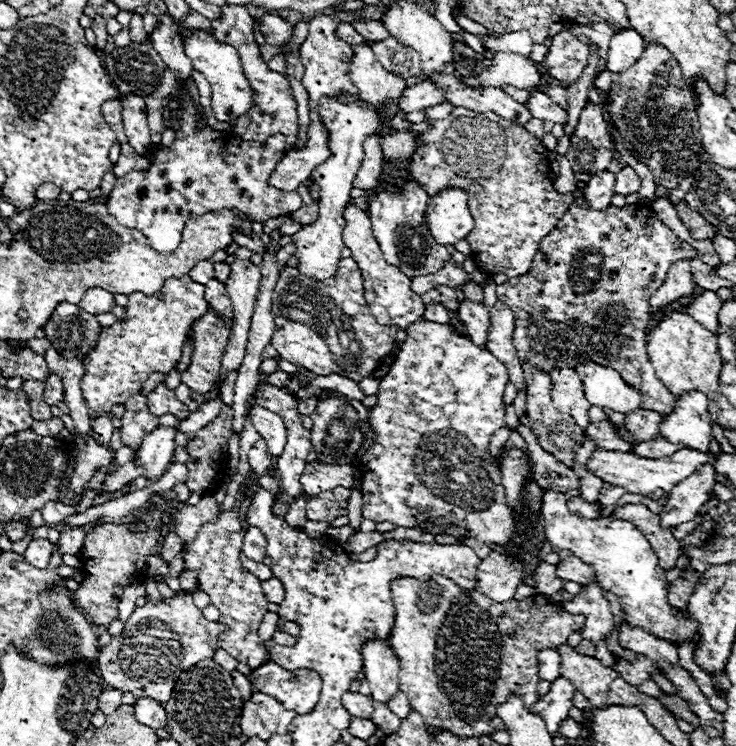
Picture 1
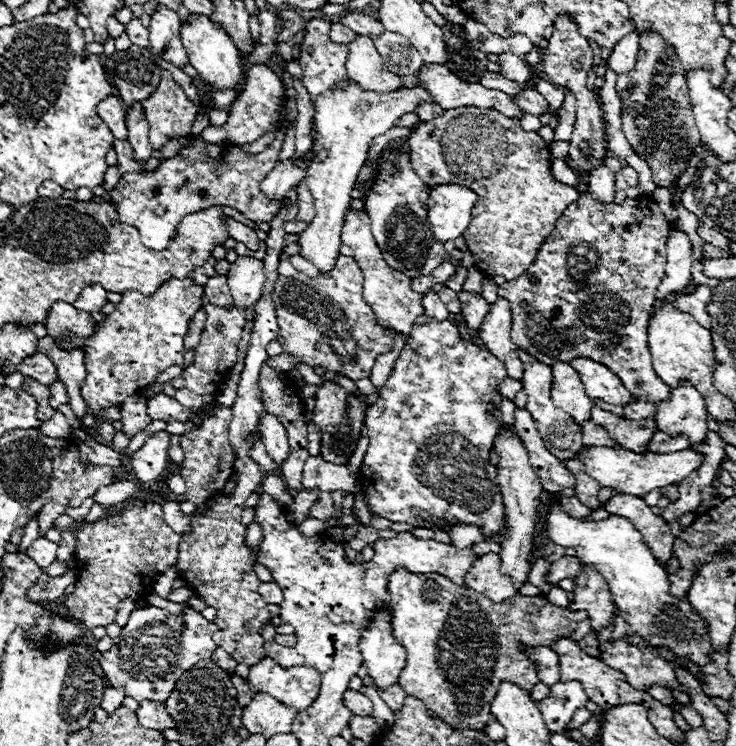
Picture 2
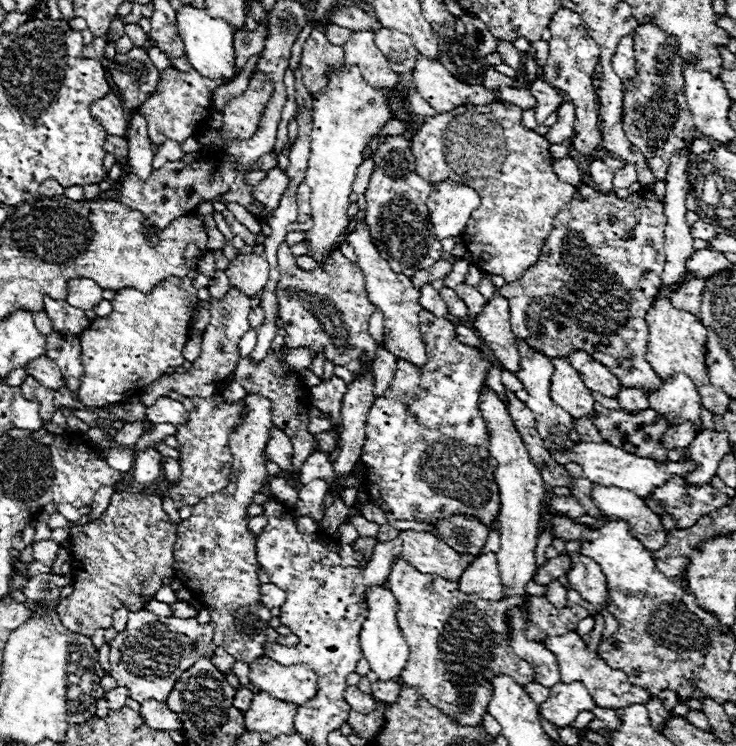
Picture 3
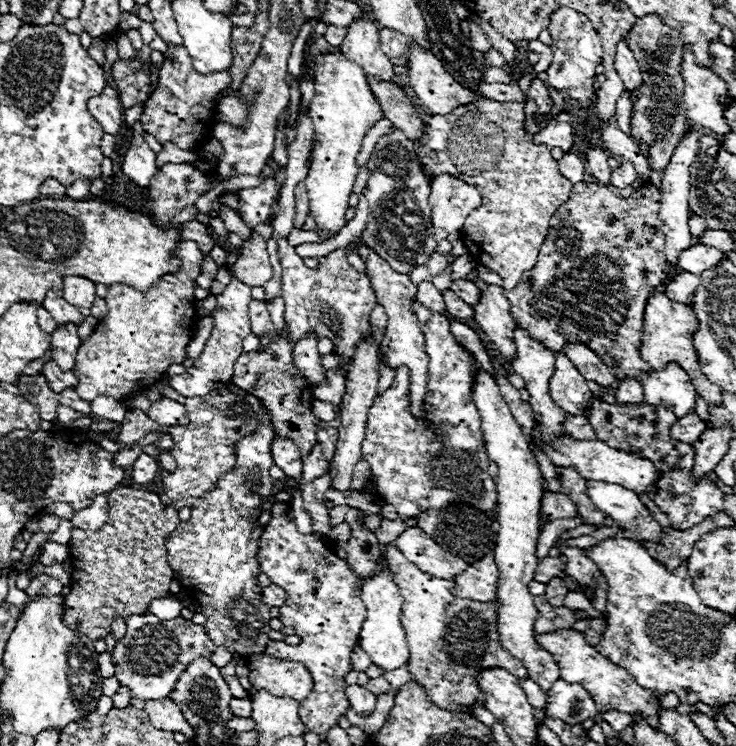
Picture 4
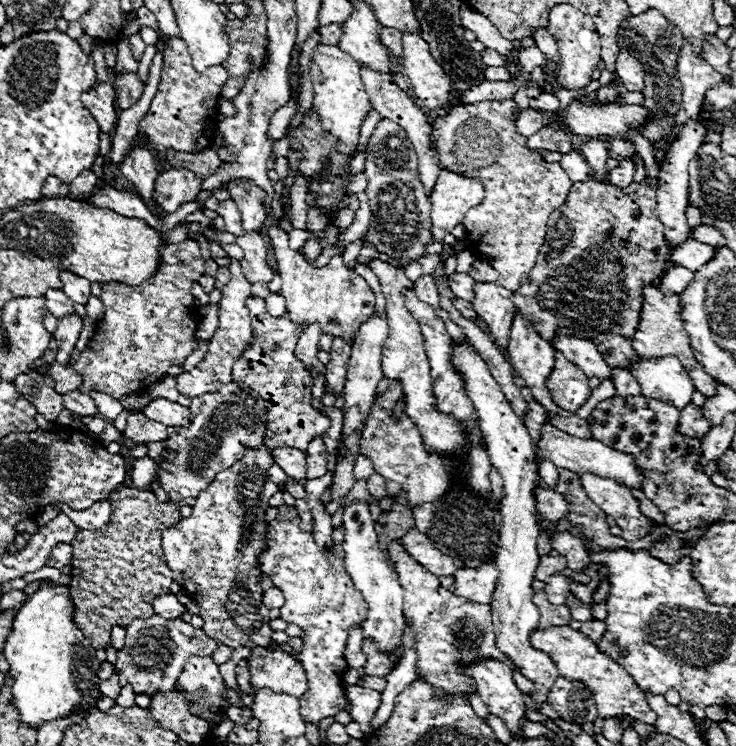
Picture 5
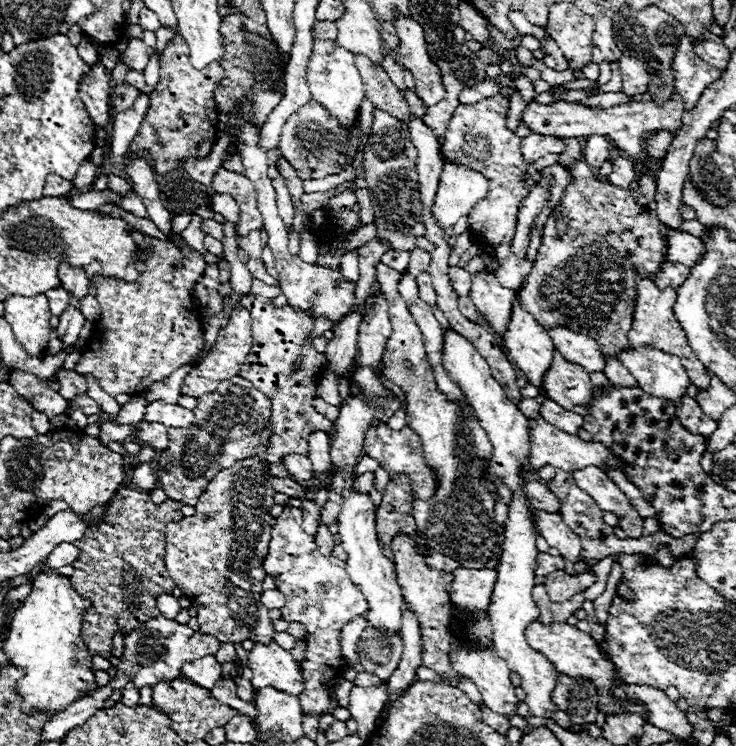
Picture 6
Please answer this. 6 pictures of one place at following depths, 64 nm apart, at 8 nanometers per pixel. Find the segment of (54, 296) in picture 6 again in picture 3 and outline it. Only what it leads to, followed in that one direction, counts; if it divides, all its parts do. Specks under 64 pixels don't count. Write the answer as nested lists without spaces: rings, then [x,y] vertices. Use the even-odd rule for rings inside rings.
[[[52,298],[44,300],[44,310],[52,320],[52,330],[60,332],[60,334],[80,334],[84,330],[88,330],[90,320],[82,310],[76,310],[74,306],[70,306],[68,302],[56,302]]]

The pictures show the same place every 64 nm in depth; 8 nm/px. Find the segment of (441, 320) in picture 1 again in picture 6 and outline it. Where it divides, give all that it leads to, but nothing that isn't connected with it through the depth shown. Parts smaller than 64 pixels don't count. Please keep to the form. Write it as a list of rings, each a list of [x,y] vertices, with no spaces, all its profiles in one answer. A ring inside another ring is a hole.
[[[420,272],[416,282],[418,282],[418,294],[420,294],[420,298],[424,302],[428,302],[428,306],[436,306],[436,292],[434,292],[430,274],[428,272]]]

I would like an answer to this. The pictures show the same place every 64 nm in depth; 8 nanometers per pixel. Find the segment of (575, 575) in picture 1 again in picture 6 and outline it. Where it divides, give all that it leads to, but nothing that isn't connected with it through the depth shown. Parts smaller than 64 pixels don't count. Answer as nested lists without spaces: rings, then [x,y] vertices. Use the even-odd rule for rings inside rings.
[[[538,552],[538,556],[536,556],[536,570],[534,570],[536,576],[548,576],[554,570],[564,570],[564,558]]]

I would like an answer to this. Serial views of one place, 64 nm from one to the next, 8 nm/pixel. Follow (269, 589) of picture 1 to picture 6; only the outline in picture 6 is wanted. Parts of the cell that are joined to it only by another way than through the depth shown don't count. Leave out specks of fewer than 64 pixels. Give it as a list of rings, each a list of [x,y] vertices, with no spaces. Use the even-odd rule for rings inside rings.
[[[264,590],[260,602],[262,602],[268,610],[272,610],[272,608],[282,608],[282,606],[284,606],[284,596],[282,596],[278,590]]]

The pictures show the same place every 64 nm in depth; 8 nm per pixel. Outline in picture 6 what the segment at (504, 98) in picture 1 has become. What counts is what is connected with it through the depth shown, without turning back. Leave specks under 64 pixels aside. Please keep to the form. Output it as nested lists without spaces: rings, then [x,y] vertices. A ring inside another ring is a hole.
[[[398,14],[394,20],[394,28],[400,38],[398,44],[400,64],[414,74],[416,94],[420,94],[426,106],[436,106],[444,98],[446,90],[440,80],[438,66],[434,66],[432,58],[428,56],[428,46],[422,26],[416,20]]]

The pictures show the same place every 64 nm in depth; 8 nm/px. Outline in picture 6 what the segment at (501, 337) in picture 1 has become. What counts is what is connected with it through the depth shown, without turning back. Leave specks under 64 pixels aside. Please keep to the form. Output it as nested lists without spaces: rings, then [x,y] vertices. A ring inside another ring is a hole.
[[[480,270],[472,274],[472,286],[470,286],[470,300],[478,308],[478,312],[486,318],[486,322],[504,336],[506,326],[510,322],[512,312],[512,300],[516,292],[502,288],[492,274],[486,270]]]

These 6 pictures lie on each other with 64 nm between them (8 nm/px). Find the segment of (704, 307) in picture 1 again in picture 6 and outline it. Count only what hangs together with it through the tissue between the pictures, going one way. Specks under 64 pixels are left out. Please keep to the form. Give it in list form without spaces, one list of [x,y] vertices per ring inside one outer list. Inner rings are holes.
[[[664,262],[664,266],[660,266],[660,272],[656,272],[654,284],[662,288],[666,286],[680,286],[684,282],[684,278],[690,276],[690,268],[688,266],[680,266],[678,262]]]

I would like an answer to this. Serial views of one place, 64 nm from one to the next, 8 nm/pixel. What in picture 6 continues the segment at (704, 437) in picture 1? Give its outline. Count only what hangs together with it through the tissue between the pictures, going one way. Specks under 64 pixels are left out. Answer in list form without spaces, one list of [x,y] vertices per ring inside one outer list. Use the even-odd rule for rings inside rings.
[[[630,346],[618,354],[618,360],[630,370],[644,392],[658,398],[668,398],[674,402],[690,384],[680,358],[674,354],[664,354],[650,346]]]

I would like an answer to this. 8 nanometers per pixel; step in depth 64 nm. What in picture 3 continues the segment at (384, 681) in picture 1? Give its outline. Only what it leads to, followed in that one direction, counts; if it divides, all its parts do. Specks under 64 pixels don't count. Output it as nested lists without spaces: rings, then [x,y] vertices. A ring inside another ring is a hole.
[[[388,582],[382,586],[370,588],[366,592],[366,602],[368,602],[368,614],[366,614],[364,626],[360,630],[362,654],[368,660],[370,670],[374,670],[380,680],[392,680],[404,670],[404,666],[408,662],[408,646],[406,646],[406,640],[404,640],[404,636],[398,628],[398,620],[396,620],[398,602],[396,602]]]

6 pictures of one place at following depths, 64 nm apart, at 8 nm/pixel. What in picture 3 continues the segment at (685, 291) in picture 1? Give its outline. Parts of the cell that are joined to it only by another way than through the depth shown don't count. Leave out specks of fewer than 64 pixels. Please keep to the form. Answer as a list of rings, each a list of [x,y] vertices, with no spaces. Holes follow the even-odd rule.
[[[690,148],[682,150],[676,158],[672,158],[672,162],[668,166],[668,178],[664,180],[666,182],[666,194],[664,194],[664,200],[662,200],[662,204],[664,204],[664,216],[666,216],[666,226],[664,226],[666,264],[664,264],[664,272],[662,272],[664,288],[674,288],[676,284],[680,284],[684,280],[684,276],[688,274],[688,270],[684,268],[684,262],[694,252],[694,246],[692,246],[694,240],[692,240],[690,228],[686,224],[686,196],[688,196],[688,190],[690,190],[688,174],[686,174],[688,160],[690,160]]]

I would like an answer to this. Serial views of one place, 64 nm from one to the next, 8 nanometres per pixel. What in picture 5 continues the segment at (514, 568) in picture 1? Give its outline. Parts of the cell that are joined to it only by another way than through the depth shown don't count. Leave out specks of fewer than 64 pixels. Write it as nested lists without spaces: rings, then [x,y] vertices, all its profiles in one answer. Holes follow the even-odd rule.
[[[486,562],[480,568],[460,568],[454,574],[454,584],[450,586],[450,592],[476,604],[490,604],[496,578],[498,570],[492,562]]]

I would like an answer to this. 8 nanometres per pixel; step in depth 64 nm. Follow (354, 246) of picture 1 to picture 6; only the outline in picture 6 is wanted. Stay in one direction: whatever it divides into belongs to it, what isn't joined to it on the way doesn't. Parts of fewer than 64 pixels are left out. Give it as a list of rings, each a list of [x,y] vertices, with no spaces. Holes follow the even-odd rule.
[[[378,264],[376,280],[388,300],[388,316],[392,324],[392,336],[388,338],[384,350],[384,376],[404,390],[408,400],[408,426],[418,434],[424,458],[436,472],[438,482],[430,500],[414,500],[412,516],[416,518],[420,534],[428,540],[434,552],[460,562],[464,568],[494,568],[496,556],[502,554],[504,528],[494,522],[496,490],[486,478],[488,474],[484,474],[484,468],[490,466],[492,444],[486,430],[480,428],[470,402],[464,400],[464,404],[458,404],[438,392],[420,328],[408,312],[404,298],[396,290],[398,278],[400,272]],[[404,358],[412,362],[414,372],[406,370]]]

